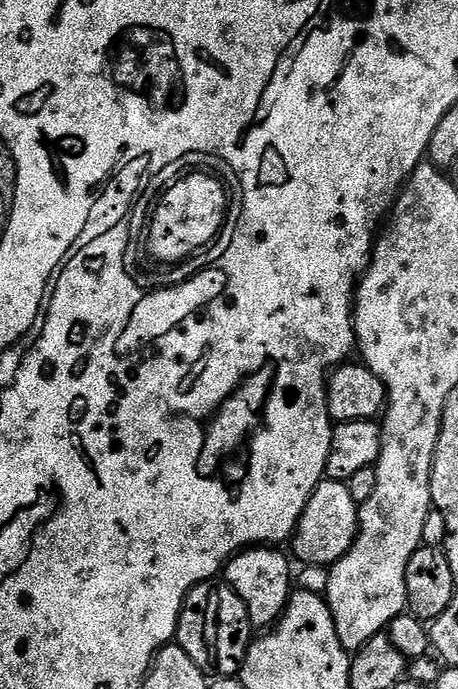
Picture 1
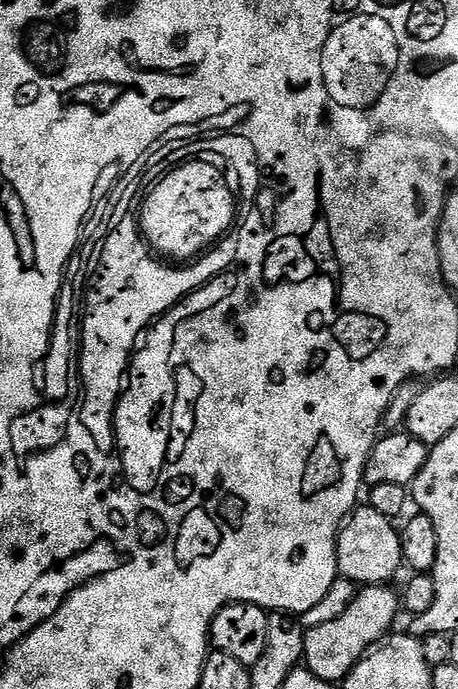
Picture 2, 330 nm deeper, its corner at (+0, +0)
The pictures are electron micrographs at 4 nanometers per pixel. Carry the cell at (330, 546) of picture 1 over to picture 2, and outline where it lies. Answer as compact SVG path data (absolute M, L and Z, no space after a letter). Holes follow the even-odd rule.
M360 506L353 511L352 515L345 519L340 535L336 537L336 571L343 579L352 581L356 586L369 584L388 584L396 576L396 571L404 564L402 554L402 542L397 525L389 517L378 514L378 510L367 506Z

